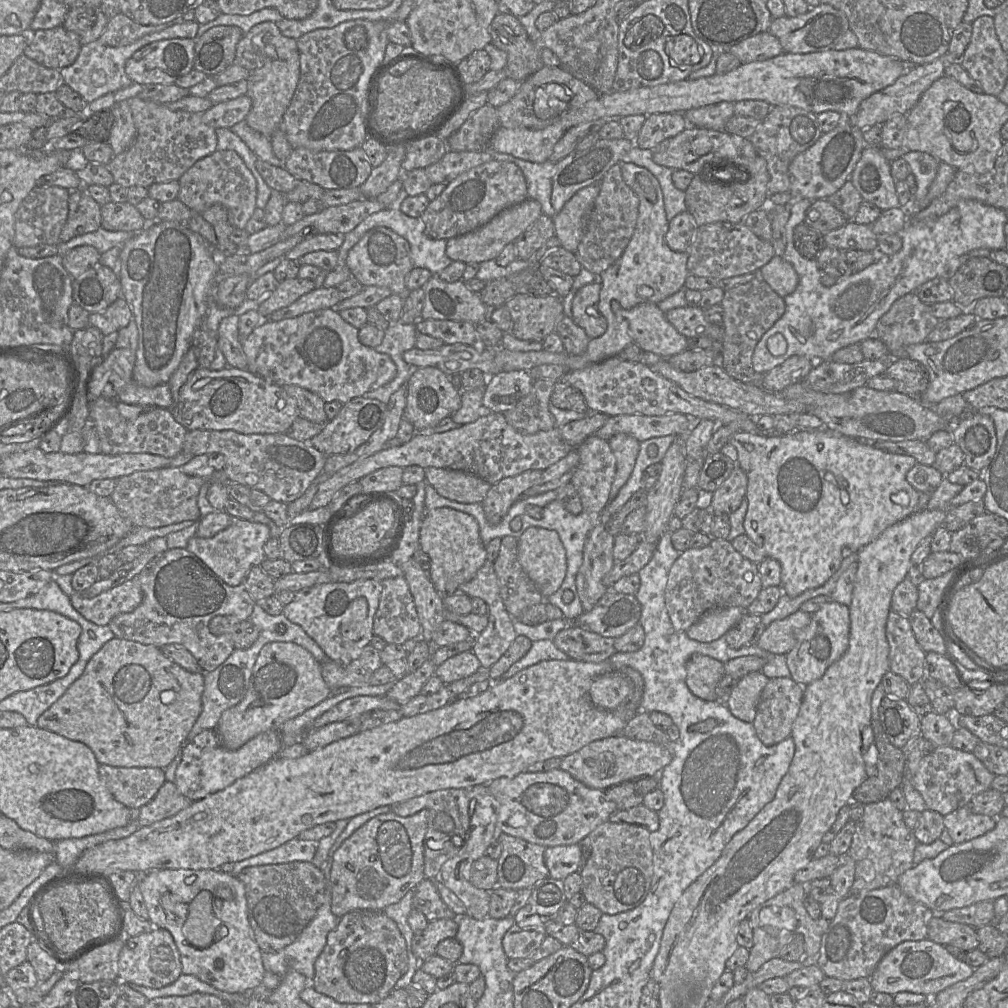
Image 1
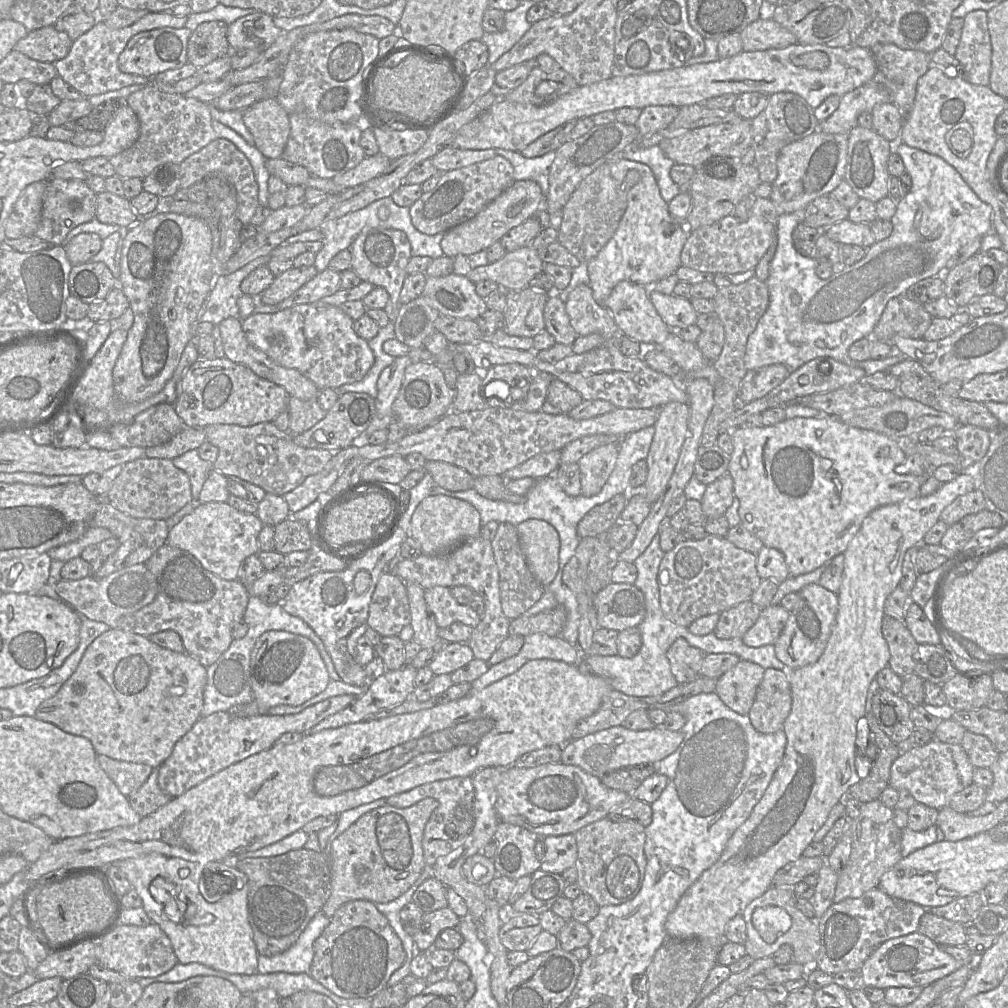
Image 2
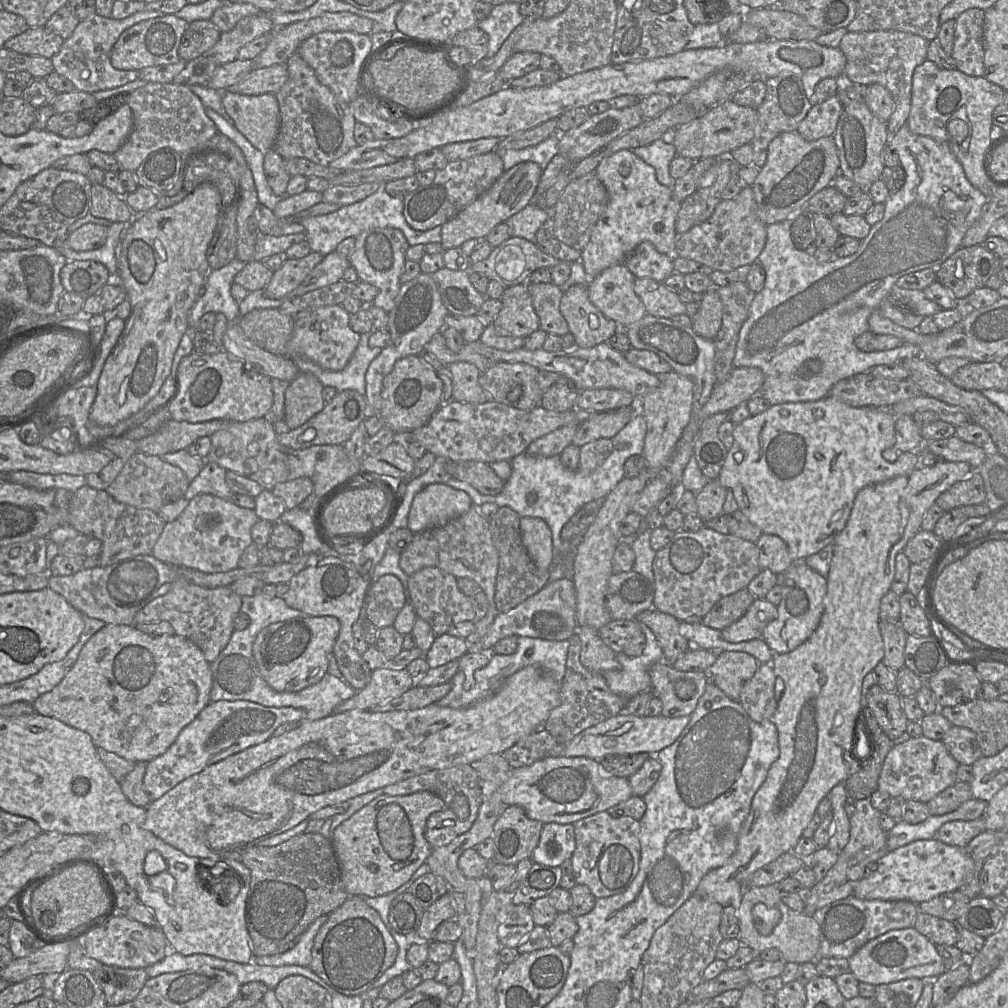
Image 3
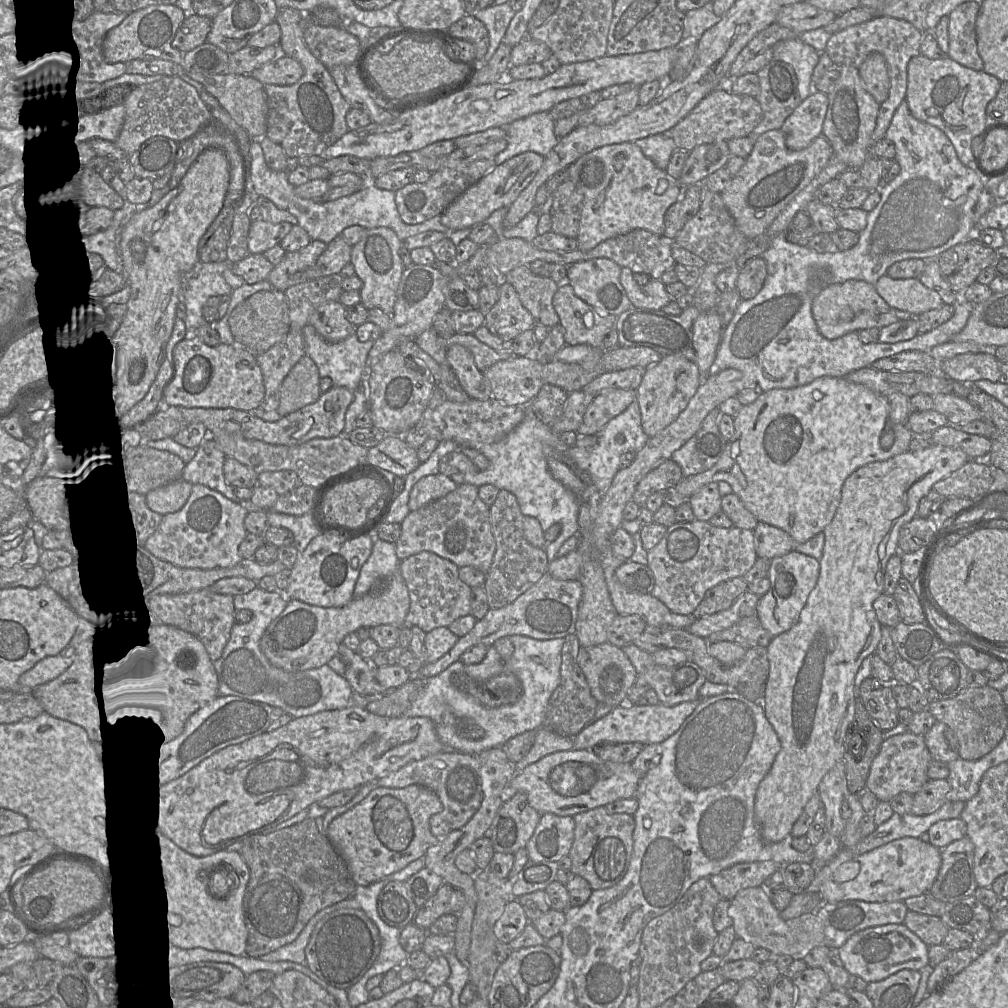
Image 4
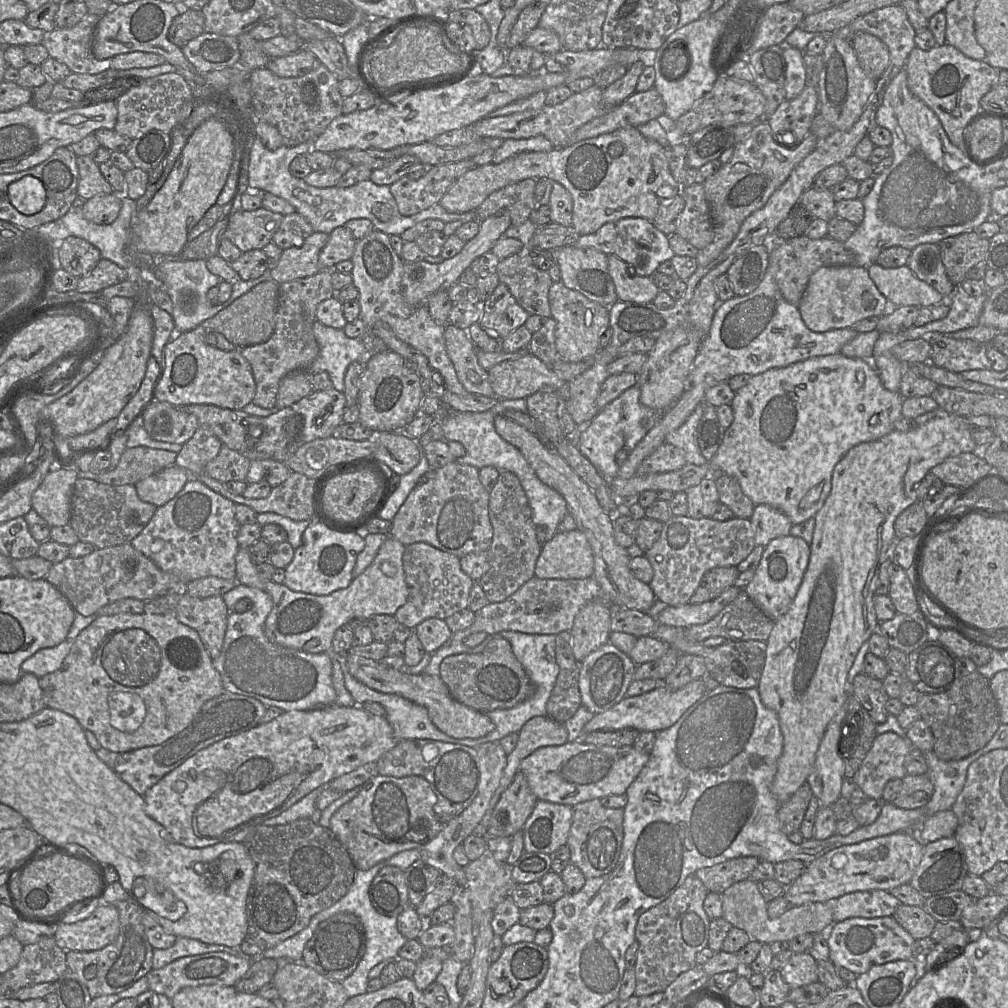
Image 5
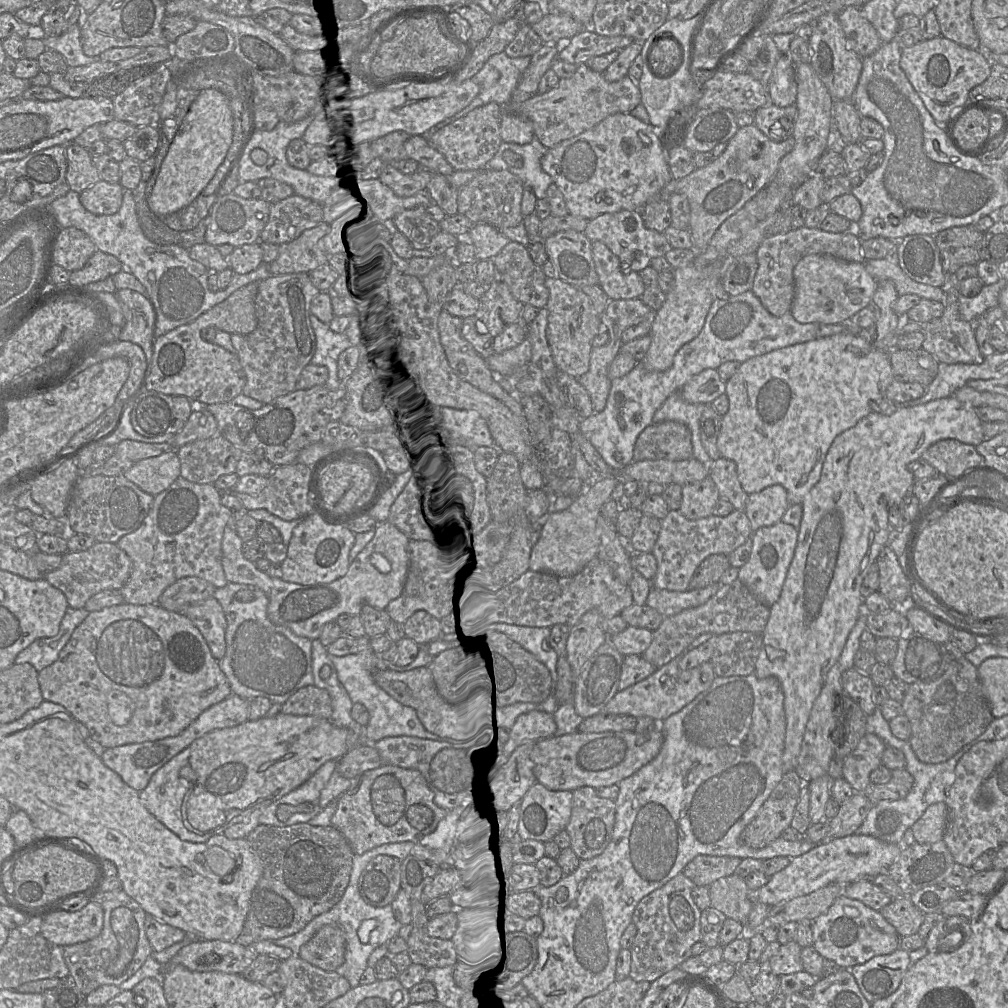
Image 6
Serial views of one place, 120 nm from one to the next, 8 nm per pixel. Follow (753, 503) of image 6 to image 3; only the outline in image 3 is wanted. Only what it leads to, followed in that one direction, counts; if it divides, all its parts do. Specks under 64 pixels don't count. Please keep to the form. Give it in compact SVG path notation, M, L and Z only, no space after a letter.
M762 533L756 545L761 569L769 569L779 575L794 562L789 555L787 544L776 535Z

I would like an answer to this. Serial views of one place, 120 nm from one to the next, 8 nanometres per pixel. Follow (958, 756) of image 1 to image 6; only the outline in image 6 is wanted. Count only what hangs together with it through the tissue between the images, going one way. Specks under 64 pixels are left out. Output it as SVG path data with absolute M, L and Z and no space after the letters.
M867 733L857 747L843 759L843 778L855 792L864 793L871 783L870 774L882 764L886 744L875 734Z

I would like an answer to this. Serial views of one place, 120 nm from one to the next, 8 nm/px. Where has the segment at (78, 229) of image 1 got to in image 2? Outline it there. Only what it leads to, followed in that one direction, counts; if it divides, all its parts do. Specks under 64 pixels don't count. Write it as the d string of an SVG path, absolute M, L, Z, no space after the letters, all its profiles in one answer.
M48 179L44 194L42 217L34 236L51 246L61 246L68 233L80 224L96 218L97 195L85 181Z

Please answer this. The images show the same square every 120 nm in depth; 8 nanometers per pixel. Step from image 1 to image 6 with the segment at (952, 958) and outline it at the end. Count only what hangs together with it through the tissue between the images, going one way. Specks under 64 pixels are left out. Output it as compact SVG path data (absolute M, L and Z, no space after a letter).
M839 896L828 911L814 919L813 947L826 959L843 968L852 968L879 955L899 949L901 936L880 912L859 900Z

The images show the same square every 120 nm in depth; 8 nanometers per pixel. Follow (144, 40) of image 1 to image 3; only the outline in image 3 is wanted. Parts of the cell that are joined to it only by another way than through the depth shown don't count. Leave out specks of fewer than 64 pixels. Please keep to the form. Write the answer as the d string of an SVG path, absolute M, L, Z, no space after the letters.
M140 11L127 18L119 20L113 18L105 18L97 14L94 14L87 19L81 20L72 35L64 40L60 51L51 58L54 71L71 81L76 90L88 93L95 93L101 90L116 88L138 79L138 71L118 70L112 66L110 57L113 46L126 29L139 22L163 15L168 14L164 14L159 11Z

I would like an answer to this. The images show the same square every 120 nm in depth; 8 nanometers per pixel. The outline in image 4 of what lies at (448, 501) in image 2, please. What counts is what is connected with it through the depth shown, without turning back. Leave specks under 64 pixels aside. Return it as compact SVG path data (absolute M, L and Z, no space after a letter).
M441 473L421 478L412 488L409 497L410 511L446 496L457 488L451 477Z

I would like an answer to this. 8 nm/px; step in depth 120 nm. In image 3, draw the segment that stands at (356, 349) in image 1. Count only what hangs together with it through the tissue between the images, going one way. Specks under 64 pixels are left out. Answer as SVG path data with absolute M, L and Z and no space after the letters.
M330 305L316 308L308 308L293 315L293 333L286 344L286 355L288 357L303 356L323 369L330 371L342 370L351 359L356 350L360 334L350 327L350 315L341 305Z

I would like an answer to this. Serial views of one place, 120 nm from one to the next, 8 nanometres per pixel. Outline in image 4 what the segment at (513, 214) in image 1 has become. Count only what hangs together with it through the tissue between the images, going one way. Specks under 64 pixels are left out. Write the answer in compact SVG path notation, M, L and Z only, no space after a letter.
M524 152L497 165L475 184L467 188L442 213L441 222L450 231L471 229L497 209L509 207L519 194L531 183L544 163L544 157L535 152Z

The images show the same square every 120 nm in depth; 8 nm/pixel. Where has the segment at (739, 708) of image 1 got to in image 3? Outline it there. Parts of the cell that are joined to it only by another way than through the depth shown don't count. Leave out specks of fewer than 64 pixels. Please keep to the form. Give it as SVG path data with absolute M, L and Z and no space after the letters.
M719 652L708 678L730 699L738 700L743 684L754 676L759 665L754 656L745 652Z

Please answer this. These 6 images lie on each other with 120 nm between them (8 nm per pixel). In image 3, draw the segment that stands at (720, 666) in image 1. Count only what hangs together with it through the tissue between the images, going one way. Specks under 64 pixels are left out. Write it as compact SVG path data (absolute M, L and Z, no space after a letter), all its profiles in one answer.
M651 608L640 613L635 619L654 633L667 663L672 664L690 649L688 640L679 633L680 621L675 617Z

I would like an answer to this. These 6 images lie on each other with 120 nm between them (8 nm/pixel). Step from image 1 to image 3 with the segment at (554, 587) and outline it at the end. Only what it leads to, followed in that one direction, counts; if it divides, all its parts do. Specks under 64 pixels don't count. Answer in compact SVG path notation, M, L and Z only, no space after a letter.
M521 517L520 534L522 543L536 566L550 570L553 542L548 524L539 517Z

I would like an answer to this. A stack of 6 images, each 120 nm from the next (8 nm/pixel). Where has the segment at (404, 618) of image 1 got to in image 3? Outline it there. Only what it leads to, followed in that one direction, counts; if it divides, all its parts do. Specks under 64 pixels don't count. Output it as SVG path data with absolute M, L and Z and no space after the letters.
M383 575L370 584L364 615L378 629L391 627L406 603L405 589L394 575Z

